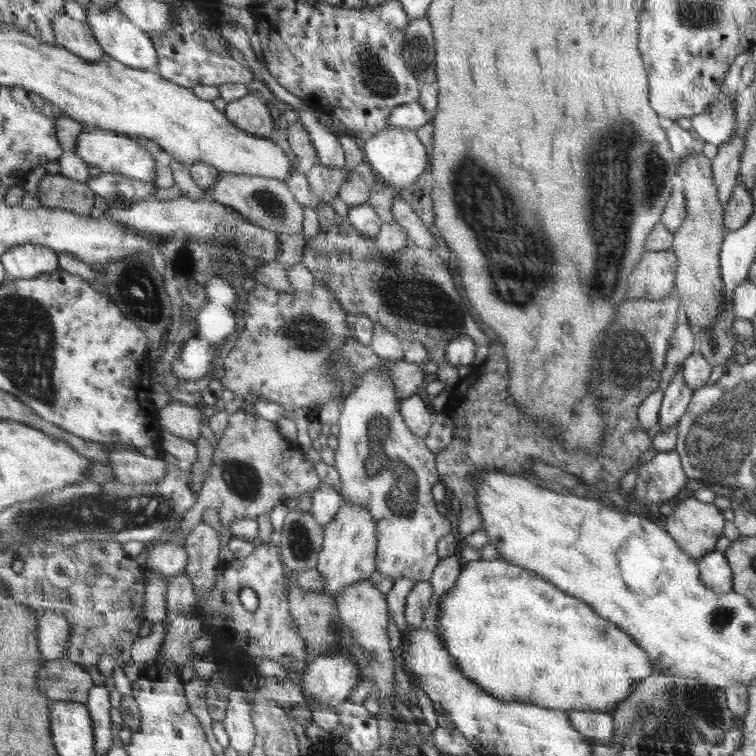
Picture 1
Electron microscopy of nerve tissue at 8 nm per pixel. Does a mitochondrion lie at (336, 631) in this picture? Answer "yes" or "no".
yes

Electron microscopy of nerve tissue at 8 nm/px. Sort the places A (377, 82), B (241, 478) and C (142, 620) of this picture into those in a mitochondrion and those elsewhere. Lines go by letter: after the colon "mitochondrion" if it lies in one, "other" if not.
A: mitochondrion
B: mitochondrion
C: other

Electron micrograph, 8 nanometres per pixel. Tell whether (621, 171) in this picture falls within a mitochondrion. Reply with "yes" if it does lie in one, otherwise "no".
yes

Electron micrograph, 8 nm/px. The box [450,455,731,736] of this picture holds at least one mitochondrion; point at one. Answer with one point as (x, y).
(707, 708)

